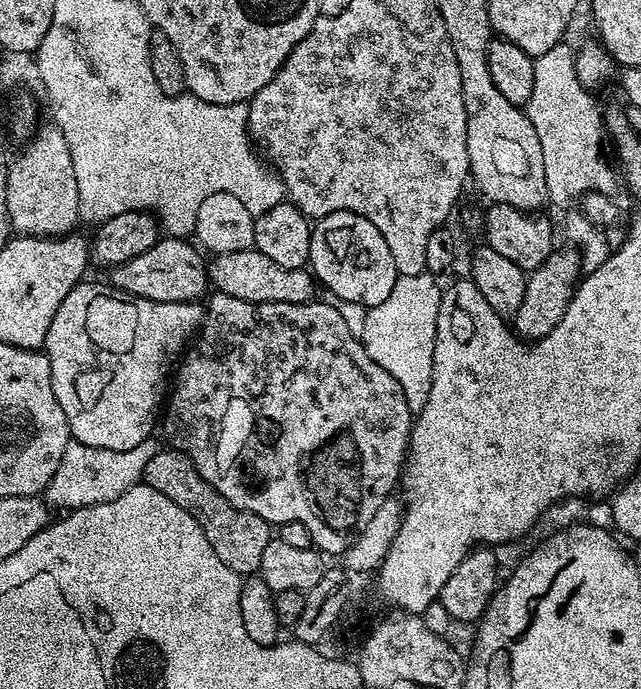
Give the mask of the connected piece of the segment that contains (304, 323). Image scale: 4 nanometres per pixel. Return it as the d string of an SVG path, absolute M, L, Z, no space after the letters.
M216 292L213 300L206 304L203 320L200 321L194 339L187 345L180 369L175 369L174 383L166 400L166 411L162 416L162 428L168 435L167 443L177 448L202 474L202 478L226 502L230 502L238 510L246 510L250 514L258 514L270 526L279 526L282 522L302 522L312 539L312 547L329 557L339 557L366 530L366 522L374 518L378 506L393 495L392 487L398 484L408 450L408 437L412 435L414 413L406 406L406 394L402 394L402 386L366 354L361 337L352 333L348 320L335 308L337 305L295 304L294 302L262 302L251 304L242 302L242 298L230 298L226 294Z

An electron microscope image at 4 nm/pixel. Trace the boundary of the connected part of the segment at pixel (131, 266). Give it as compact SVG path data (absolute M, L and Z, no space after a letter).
M165 235L157 240L146 254L138 254L138 258L130 258L130 262L117 264L111 269L111 287L127 292L129 296L146 298L150 302L178 302L191 304L199 301L204 291L209 291L208 265L201 249L195 243L184 238Z

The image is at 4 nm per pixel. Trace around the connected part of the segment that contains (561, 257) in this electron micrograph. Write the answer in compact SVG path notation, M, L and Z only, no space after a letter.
M557 247L542 266L527 273L526 294L522 298L522 306L514 317L514 331L517 336L528 342L535 342L550 334L558 322L562 322L562 314L566 314L566 306L570 306L572 295L582 280L580 254L575 247Z

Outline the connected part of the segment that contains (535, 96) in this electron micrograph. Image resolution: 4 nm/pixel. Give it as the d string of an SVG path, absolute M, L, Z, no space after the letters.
M561 42L550 50L546 50L546 54L535 57L536 65L534 66L534 91L530 93L530 98L528 99L526 105L526 111L530 122L534 122L534 131L538 133L538 142L542 145L542 166L546 170L546 190L548 191L548 200L551 203L556 204L568 204L571 200L579 201L581 198L587 194L587 192L597 192L598 194L606 194L607 196L615 197L616 193L616 180L618 184L618 176L615 171L612 172L608 169L608 164L604 161L604 152L600 149L600 136L602 140L602 108L596 105L596 100L591 91L583 87L578 80L578 74L575 72L575 60L577 53L574 48L568 45L568 42Z

